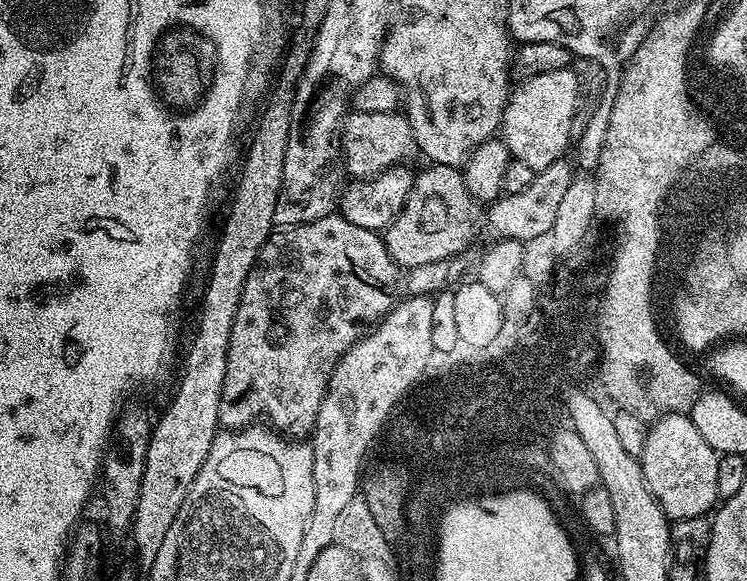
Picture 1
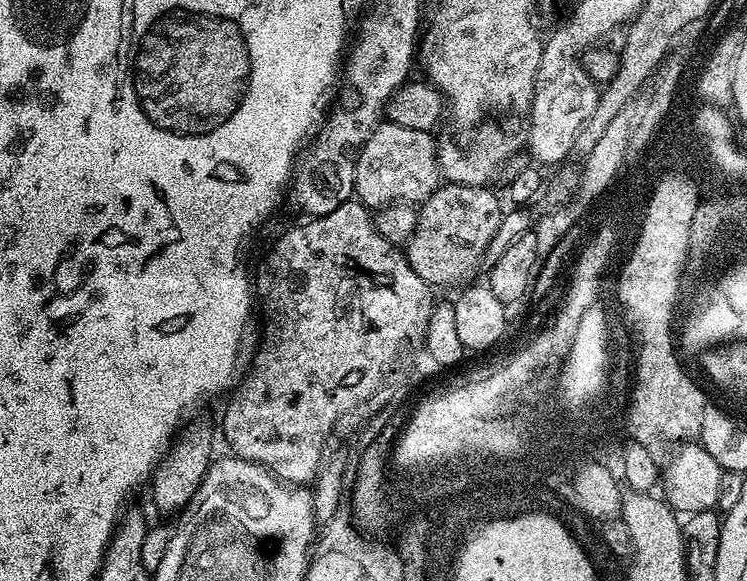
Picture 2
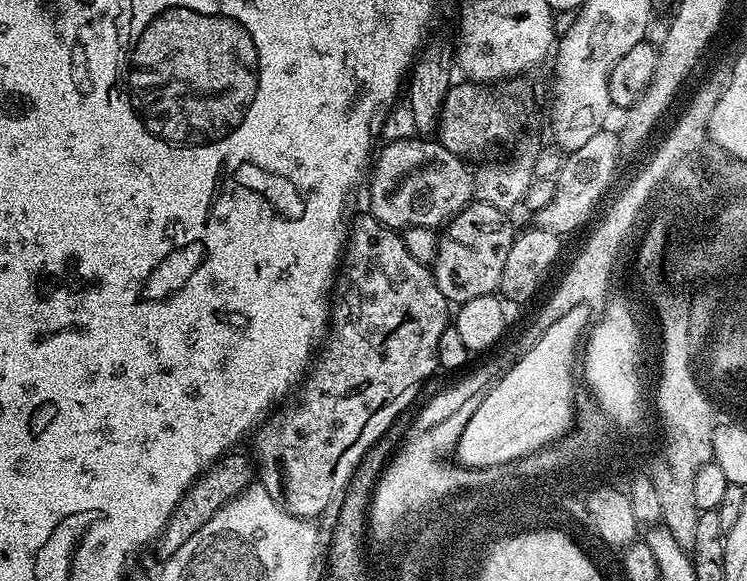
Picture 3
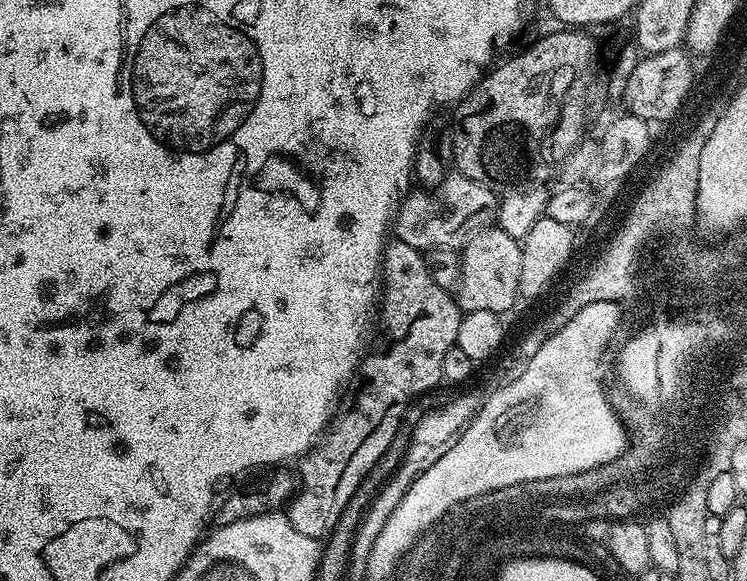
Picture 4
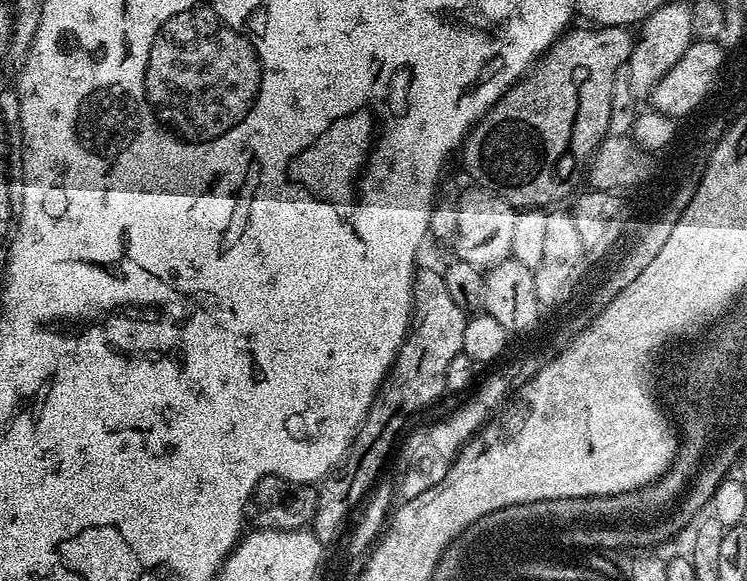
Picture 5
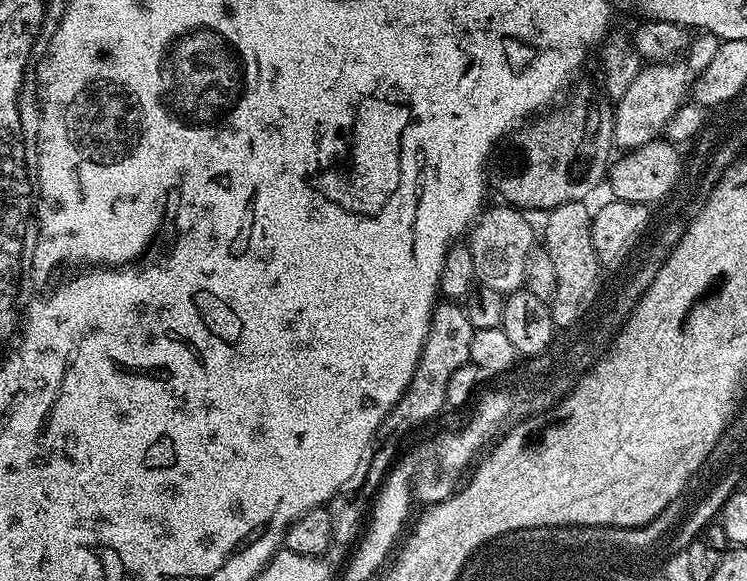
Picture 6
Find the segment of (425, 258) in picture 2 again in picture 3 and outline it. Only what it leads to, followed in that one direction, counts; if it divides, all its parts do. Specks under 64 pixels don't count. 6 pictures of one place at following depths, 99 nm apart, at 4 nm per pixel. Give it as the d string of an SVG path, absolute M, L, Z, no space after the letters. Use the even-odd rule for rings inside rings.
M473 202L458 213L439 233L440 241L436 251L436 263L431 265L432 276L436 279L438 290L448 299L449 305L459 306L470 302L470 298L491 296L499 289L502 266L506 266L506 254L514 239L509 213L498 210L489 204Z

